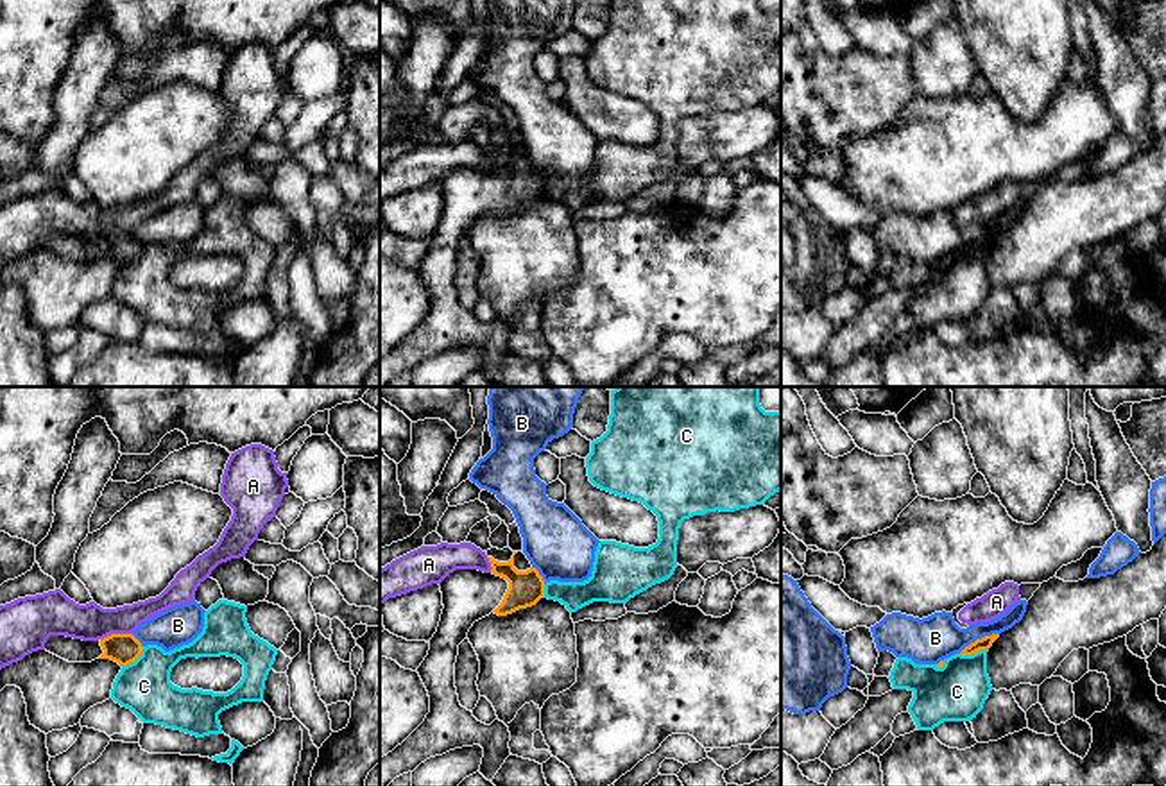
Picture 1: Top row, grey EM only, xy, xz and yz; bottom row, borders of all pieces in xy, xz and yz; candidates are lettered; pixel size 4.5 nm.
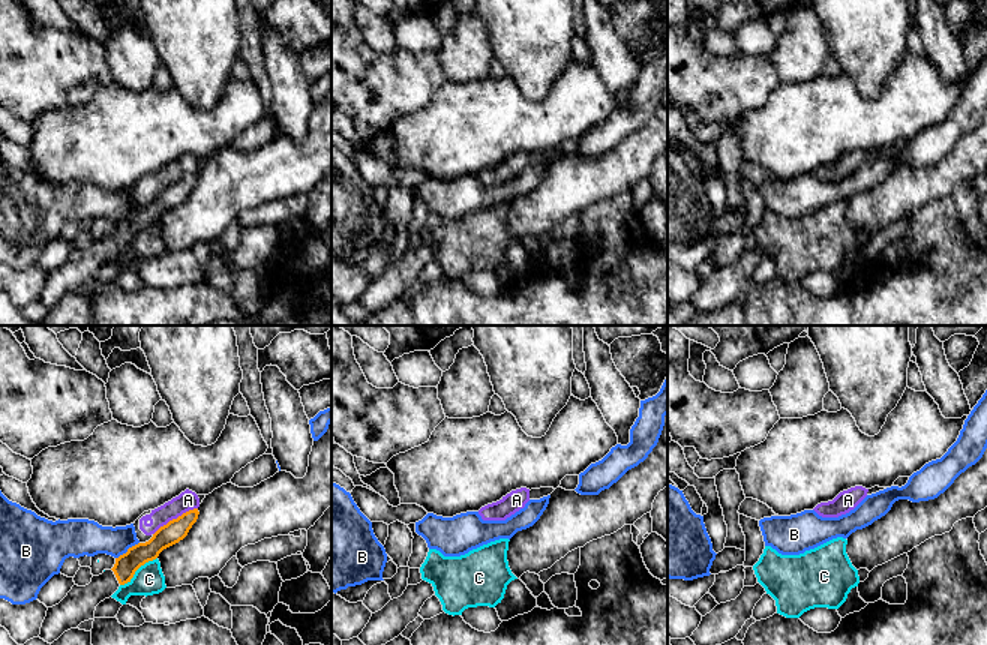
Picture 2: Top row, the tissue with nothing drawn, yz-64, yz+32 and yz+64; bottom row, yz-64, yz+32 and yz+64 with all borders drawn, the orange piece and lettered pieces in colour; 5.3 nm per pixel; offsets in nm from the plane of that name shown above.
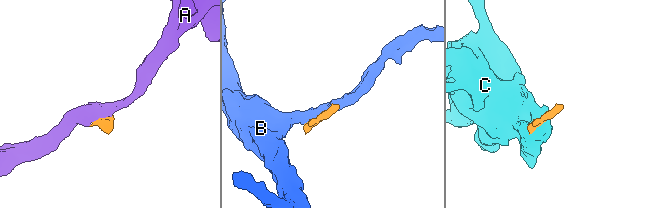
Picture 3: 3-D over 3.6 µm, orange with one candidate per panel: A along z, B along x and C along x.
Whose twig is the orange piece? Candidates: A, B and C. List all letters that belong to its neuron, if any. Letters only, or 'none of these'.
none of these

